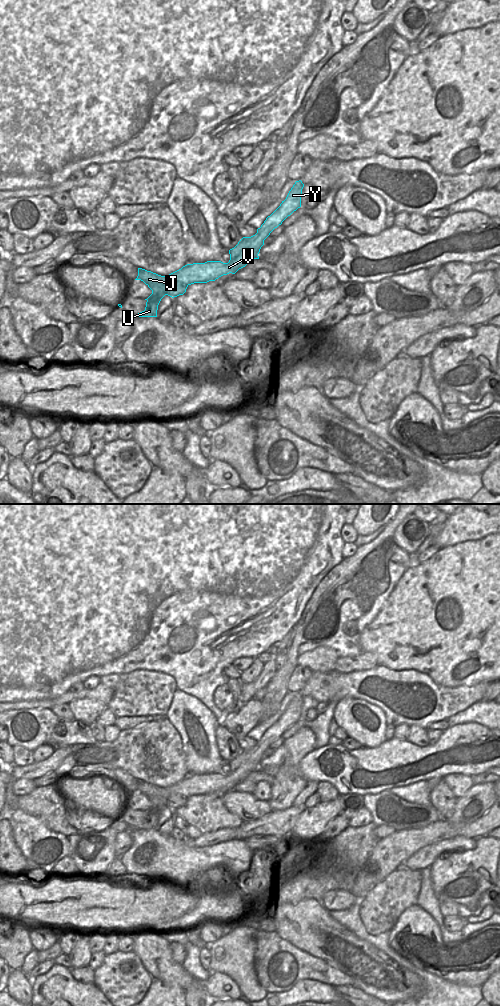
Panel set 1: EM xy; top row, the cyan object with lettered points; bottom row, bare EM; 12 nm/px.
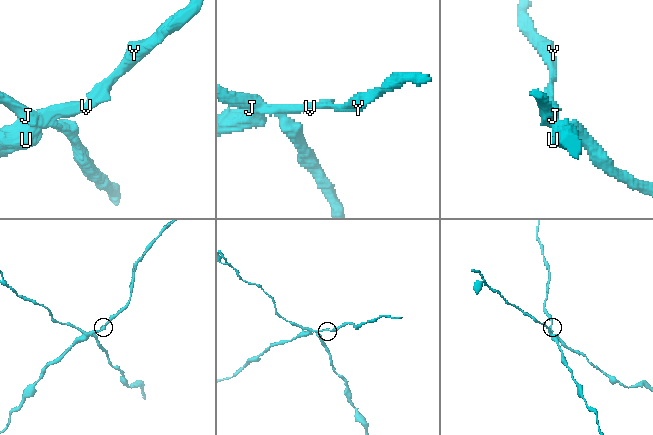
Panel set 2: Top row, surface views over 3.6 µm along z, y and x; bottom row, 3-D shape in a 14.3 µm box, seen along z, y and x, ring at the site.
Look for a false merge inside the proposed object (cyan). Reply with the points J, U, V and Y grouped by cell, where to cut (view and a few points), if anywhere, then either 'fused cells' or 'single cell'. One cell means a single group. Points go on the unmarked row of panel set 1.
J / U V Y; cut in xy along (187, 798), (179, 793), (172, 793), (168, 797), (165, 806); fused cells

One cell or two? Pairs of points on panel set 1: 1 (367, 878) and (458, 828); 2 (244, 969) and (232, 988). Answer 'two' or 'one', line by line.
1: one
2: two

